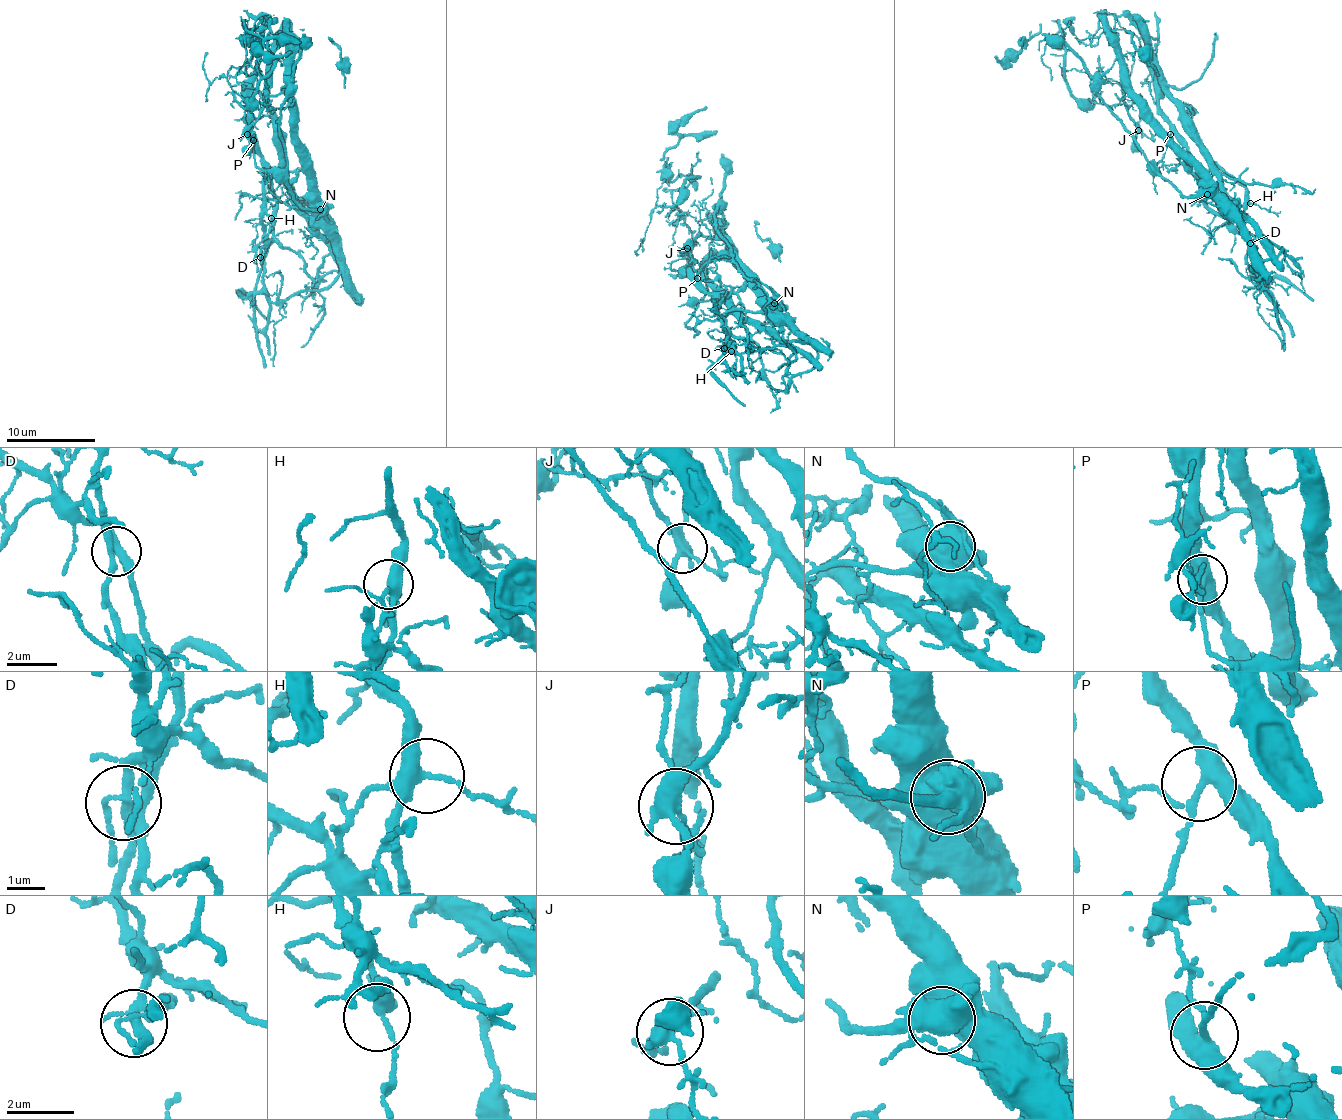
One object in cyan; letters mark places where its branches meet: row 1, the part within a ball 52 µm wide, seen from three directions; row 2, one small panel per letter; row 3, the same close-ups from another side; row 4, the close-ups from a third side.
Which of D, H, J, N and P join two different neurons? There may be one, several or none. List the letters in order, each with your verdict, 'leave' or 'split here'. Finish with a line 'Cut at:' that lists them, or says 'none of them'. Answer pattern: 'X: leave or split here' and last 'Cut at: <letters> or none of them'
D: split here
H: leave
J: split here
N: split here
P: leave
Cut at: D, J, N

